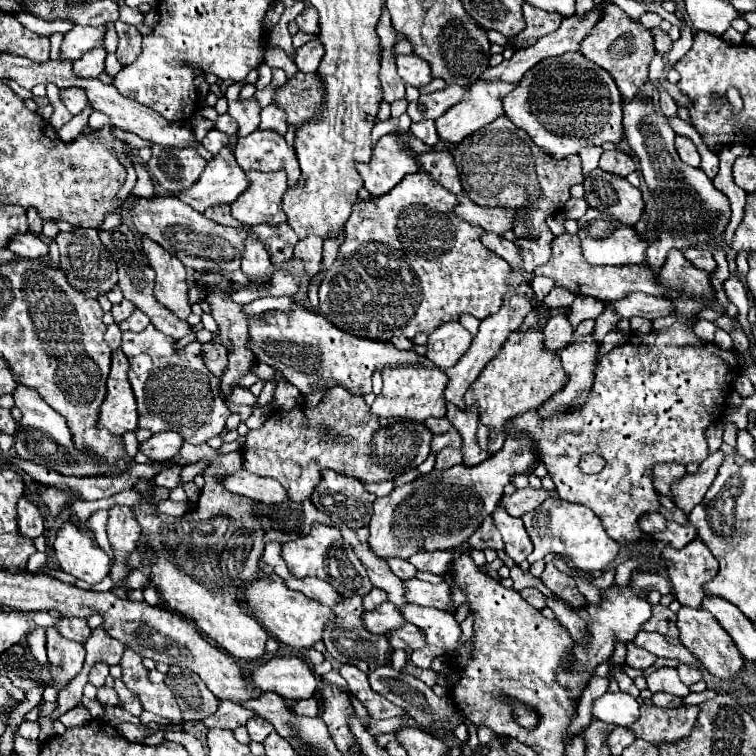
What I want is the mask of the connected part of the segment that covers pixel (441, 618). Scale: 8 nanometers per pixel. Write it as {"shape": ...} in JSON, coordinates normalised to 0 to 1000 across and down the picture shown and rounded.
{"shape":[[[538,796],[538,802],[528,802],[530,815],[536,823],[549,825],[560,839],[562,849],[570,854],[583,854],[583,857],[599,857],[607,849],[610,831],[604,820],[591,812],[589,807],[575,807],[575,804],[562,804],[562,802],[546,802]]]}

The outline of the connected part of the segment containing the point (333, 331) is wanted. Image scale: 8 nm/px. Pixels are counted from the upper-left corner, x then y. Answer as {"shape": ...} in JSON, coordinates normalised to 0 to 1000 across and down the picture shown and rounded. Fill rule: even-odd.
{"shape":[[[388,399],[382,413],[361,410],[345,423],[329,423],[329,450],[335,452],[335,468],[340,468],[340,476],[369,489],[382,508],[396,513],[398,521],[454,511],[468,522],[483,524],[492,519],[491,500],[496,487],[507,489],[515,481],[557,479],[557,474],[544,463],[525,463],[512,452],[472,447],[454,439],[430,418],[396,399]]]}

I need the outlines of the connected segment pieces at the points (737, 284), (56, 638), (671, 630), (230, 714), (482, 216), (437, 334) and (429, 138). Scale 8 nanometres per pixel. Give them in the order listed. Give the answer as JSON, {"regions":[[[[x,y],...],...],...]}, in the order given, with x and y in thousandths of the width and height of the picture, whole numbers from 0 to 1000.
{"regions":[[[[967,365],[967,368],[959,370],[956,381],[959,381],[962,394],[978,407],[978,418],[985,421],[988,413],[991,413],[991,392],[988,392],[988,381],[983,378],[983,373],[978,368]]],[[[62,831],[62,868],[70,910],[86,910],[110,884],[112,857],[107,849],[83,844],[73,831]]],[[[864,802],[864,815],[858,817],[858,823],[853,823],[851,833],[856,836],[869,836],[869,839],[877,839],[877,841],[885,841],[885,844],[898,844],[898,833],[893,828],[896,823],[896,815],[880,804],[880,802]]],[[[292,929],[287,944],[282,944],[279,950],[271,952],[271,960],[276,963],[298,963],[298,966],[311,966],[316,960],[324,960],[327,952],[332,952],[335,947],[340,947],[337,942],[321,937],[319,931],[308,931],[308,929]]],[[[607,259],[604,265],[607,265],[607,270],[602,272],[602,283],[610,291],[615,291],[615,294],[620,294],[626,299],[634,299],[642,307],[655,307],[655,310],[663,310],[663,307],[679,302],[681,283],[673,280],[673,278],[636,275],[636,272],[626,270],[618,259]]],[[[591,426],[581,431],[565,447],[562,474],[573,479],[578,487],[591,489],[607,479],[607,474],[620,463],[626,444],[607,426]]],[[[557,159],[557,161],[552,161],[552,164],[544,164],[544,175],[546,175],[554,185],[560,185],[565,193],[570,193],[570,196],[581,188],[581,177],[578,177],[578,172],[575,172],[575,161],[573,161],[573,159]]]]}

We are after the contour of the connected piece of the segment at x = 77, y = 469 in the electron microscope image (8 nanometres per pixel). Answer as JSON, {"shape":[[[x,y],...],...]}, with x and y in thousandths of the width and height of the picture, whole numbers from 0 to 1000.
{"shape":[[[22,505],[20,516],[15,519],[20,537],[28,542],[30,553],[25,558],[22,571],[17,574],[20,579],[20,595],[25,601],[25,606],[30,608],[41,608],[46,614],[57,614],[83,630],[136,630],[139,619],[128,616],[128,611],[123,611],[112,598],[102,595],[97,590],[97,577],[89,566],[89,558],[81,548],[75,548],[70,540],[65,540],[49,521],[46,516],[38,516],[36,511],[28,511]]]}

